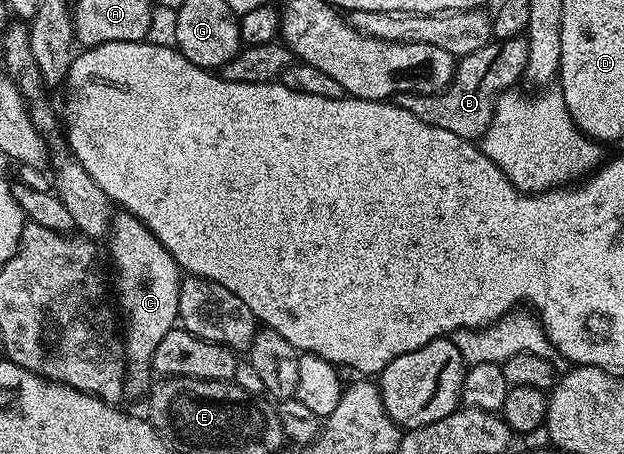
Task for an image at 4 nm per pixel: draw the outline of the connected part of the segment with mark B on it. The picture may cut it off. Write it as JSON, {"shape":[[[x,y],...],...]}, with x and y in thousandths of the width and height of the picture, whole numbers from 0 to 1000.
{"shape":[[[843,81],[788,88],[764,115],[744,119],[734,130],[729,172],[705,207],[649,203],[635,207],[630,222],[649,238],[649,247],[662,247],[662,256],[681,264],[681,273],[694,273],[694,282],[713,282],[713,291],[726,291],[726,300],[768,308],[790,264],[800,209],[811,207],[830,172],[843,165],[846,132]]]}

